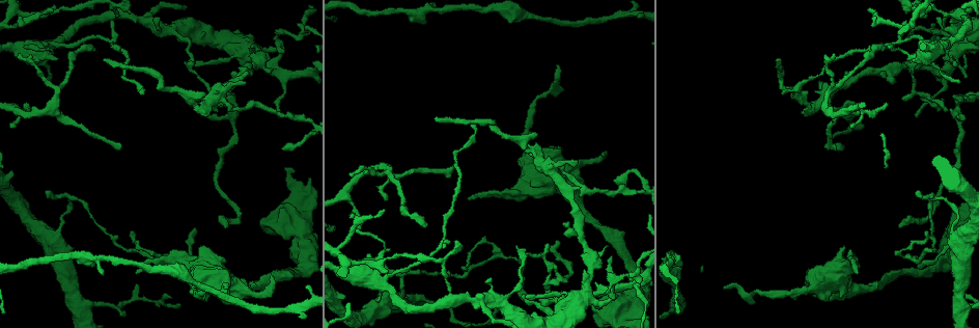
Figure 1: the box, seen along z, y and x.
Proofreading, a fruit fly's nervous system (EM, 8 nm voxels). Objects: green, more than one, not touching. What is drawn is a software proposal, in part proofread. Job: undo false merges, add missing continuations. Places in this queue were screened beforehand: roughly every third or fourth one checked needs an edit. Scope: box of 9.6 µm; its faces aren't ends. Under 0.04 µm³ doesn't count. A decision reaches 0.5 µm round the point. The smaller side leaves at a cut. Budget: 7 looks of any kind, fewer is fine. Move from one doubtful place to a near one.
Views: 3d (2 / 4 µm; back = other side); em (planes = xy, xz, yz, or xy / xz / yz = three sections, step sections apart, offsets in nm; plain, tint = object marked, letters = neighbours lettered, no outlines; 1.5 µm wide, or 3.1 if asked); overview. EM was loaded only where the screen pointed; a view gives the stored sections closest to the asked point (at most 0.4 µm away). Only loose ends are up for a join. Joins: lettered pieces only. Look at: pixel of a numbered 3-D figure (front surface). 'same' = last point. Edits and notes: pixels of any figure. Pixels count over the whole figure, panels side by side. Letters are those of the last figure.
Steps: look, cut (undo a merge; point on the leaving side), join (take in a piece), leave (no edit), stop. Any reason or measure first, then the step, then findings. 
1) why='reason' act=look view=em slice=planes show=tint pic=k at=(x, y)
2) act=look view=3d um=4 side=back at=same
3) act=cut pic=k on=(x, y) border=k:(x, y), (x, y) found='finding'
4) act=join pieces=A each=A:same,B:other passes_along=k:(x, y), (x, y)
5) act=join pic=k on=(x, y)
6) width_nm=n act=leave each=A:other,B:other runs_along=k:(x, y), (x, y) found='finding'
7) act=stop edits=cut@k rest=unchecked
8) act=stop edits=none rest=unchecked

why='narrows sharply' act=look view=em slice=yz step=4 show=tint pic=1 at=(302, 36)

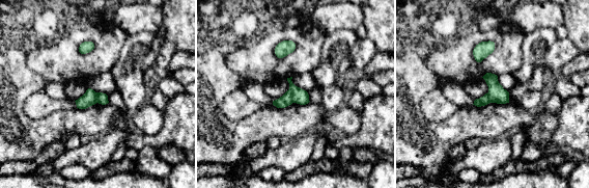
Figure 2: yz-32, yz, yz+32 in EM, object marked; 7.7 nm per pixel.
act=look view=em slice=xz step=4 show=letters at=same

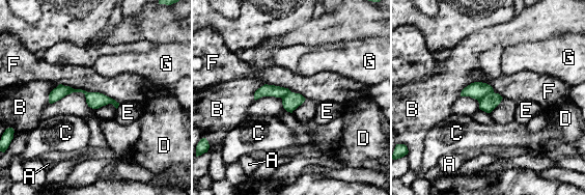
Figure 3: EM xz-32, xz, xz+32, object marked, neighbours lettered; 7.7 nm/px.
act=cut pic=3 on=(490, 102) each=A:other,B:other,C:other,D:other,E:other,F:other,G:other border=3:(493, 91), (484, 94), (478, 101) found='a second neuron is stuck on'

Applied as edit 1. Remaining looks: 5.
why='see it whole again' act=look view=overview

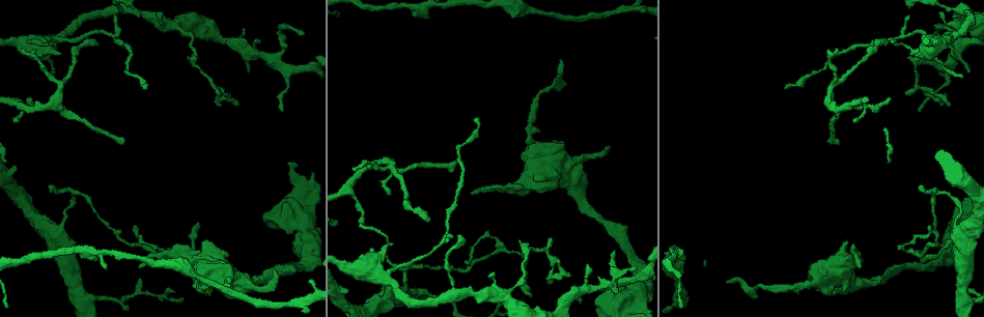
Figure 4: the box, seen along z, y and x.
act=look view=3d um=4 pic=4 at=(275, 271)

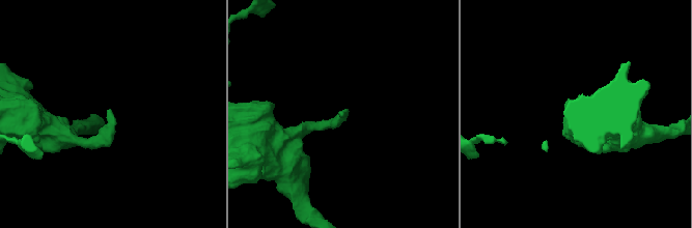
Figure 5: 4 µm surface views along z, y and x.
why='now the EM' act=look view=em slice=yz step=4 show=letters pic=5 at=(339, 116)

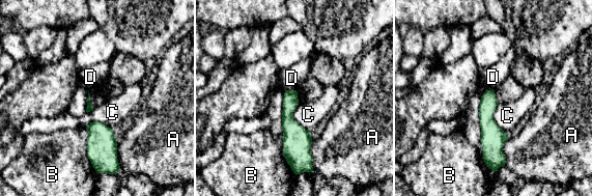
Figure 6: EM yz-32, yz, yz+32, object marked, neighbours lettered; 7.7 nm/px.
why='another direction' act=look view=em slice=planes show=letters at=same

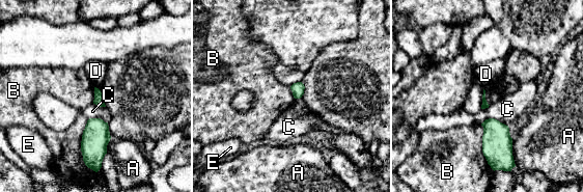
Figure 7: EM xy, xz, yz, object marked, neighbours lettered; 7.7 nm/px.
act=leave each=A:other,B:other,C:other,D:other,E:other found='no lettered piece goes on from it'

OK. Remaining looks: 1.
act=stop edits=cut@3 rest=unchecked

